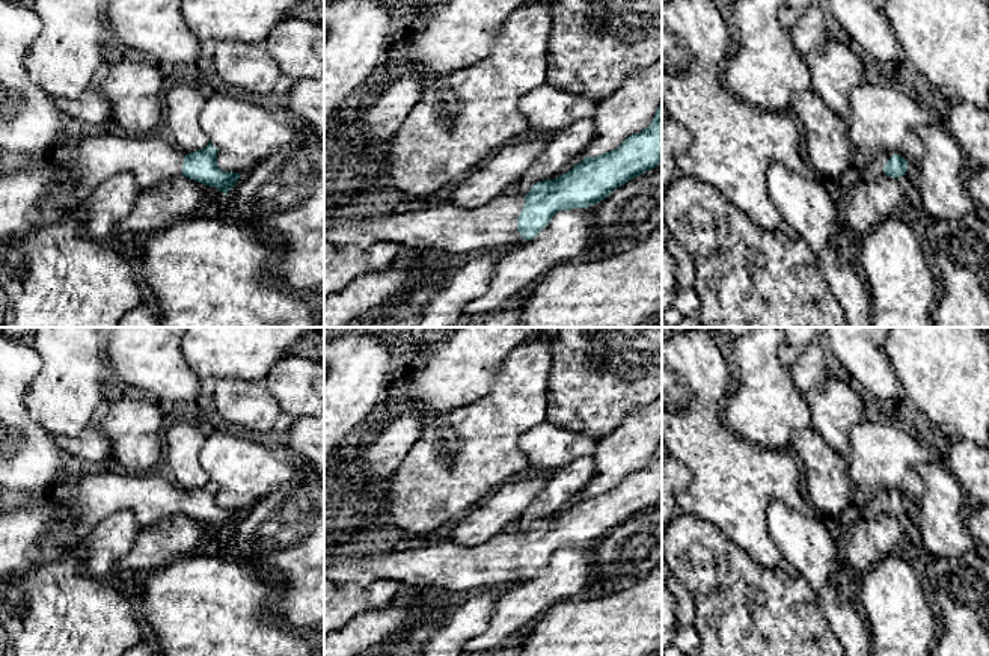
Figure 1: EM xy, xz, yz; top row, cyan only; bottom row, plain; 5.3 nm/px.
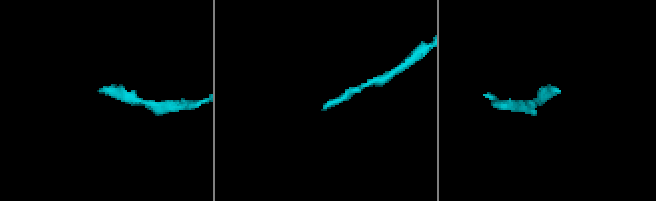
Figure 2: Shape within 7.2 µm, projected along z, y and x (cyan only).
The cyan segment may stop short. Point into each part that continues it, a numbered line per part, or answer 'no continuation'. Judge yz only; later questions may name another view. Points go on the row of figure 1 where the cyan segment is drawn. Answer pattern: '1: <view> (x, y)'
1: yz (875, 169)

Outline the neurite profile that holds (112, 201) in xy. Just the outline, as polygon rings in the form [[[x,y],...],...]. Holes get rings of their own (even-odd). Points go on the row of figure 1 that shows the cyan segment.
[[[128,172],[107,178],[78,205],[78,217],[84,220],[86,232],[93,238],[115,232],[116,225],[134,207],[140,192]]]

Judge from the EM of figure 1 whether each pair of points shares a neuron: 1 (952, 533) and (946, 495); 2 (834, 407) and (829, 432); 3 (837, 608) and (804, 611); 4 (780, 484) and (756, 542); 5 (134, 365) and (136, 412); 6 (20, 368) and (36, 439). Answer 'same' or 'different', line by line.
1: same
2: same
3: different
4: same
5: different
6: same

